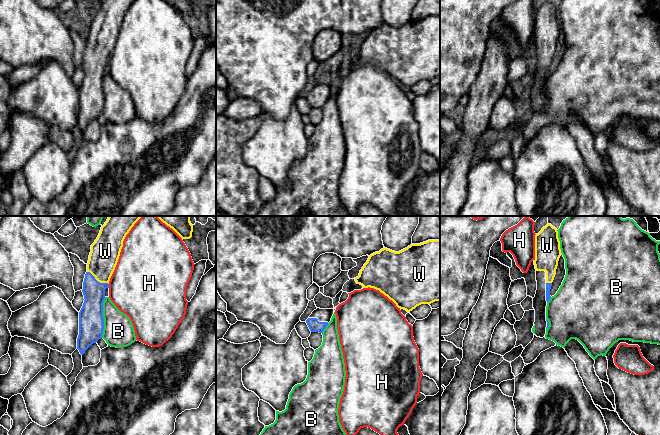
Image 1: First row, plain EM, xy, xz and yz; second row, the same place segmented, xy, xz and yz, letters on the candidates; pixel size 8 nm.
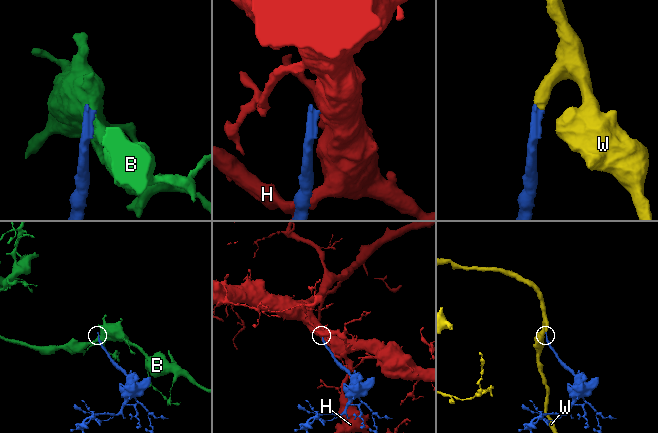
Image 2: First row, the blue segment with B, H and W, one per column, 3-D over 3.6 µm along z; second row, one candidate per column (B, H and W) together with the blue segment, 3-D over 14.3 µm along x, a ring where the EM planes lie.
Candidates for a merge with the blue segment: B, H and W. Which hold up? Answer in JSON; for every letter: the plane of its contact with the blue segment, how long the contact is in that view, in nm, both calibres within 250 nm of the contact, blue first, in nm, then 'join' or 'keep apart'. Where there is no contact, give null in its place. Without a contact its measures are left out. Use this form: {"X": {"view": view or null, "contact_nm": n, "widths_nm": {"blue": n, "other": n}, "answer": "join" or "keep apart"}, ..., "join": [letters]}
{"B": {"view": "xy", "contact_nm": 340, "widths_nm": {"blue": 200, "other": 240}, "answer": "keep apart"}, "H": {"view": "xy", "contact_nm": 40, "widths_nm": {"blue": 180, "other": 480}, "answer": "keep apart"}, "W": {"view": "xy", "contact_nm": 200, "widths_nm": {"blue": 180, "other": 240}, "answer": "join"}, "join": ["W"]}

